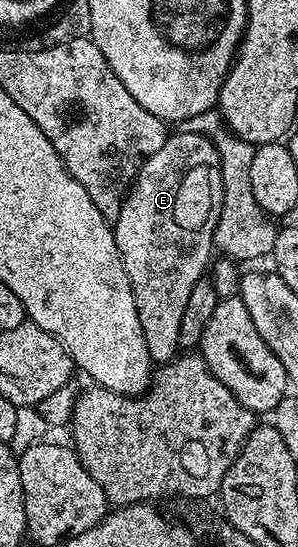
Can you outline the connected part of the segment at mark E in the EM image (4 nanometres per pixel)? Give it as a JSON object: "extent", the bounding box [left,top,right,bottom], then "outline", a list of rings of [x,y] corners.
{"extent":[114,130,223,366],"outline":[[[177,130],[140,167],[127,196],[124,197],[122,210],[114,221],[118,254],[122,254],[122,262],[126,266],[126,274],[130,278],[130,286],[138,306],[142,338],[146,338],[146,350],[157,365],[163,366],[175,360],[181,351],[178,326],[182,326],[182,314],[186,311],[190,290],[194,290],[197,282],[205,279],[209,271],[208,259],[214,256],[212,235],[222,214],[223,201],[220,152],[212,145],[210,138],[197,132]]]}

